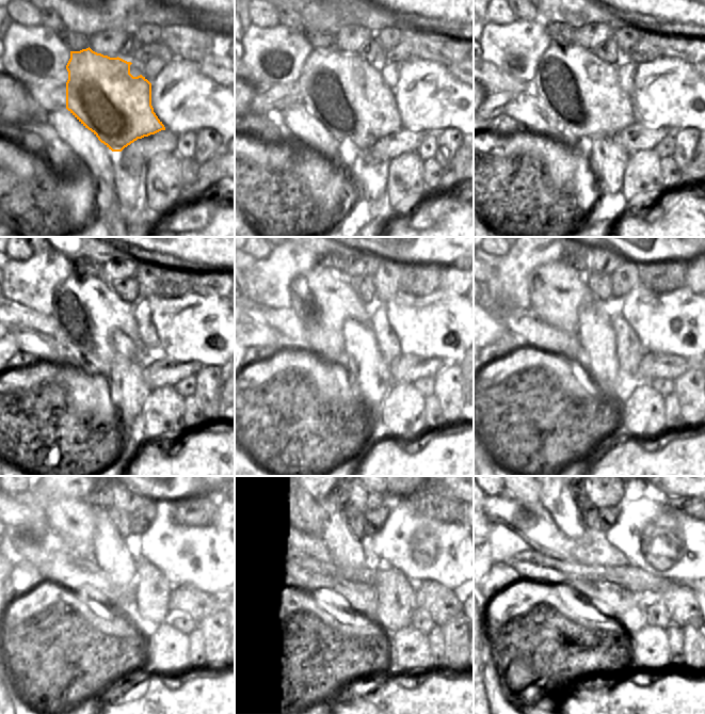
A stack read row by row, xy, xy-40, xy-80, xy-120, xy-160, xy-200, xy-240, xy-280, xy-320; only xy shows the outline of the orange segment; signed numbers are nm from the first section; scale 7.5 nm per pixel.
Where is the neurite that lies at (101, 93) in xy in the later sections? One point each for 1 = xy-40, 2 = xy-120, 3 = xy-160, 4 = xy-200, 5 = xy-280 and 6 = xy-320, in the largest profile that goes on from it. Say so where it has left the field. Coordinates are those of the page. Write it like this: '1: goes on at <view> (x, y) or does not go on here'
1: goes on at xy-40 (346, 94)
2: goes on at xy-120 (87, 312)
3: goes on at xy-160 (323, 300)
4: goes on at xy-200 (558, 292)
5: goes on at xy-280 (294, 497)
6: goes on at xy-320 (526, 497)

